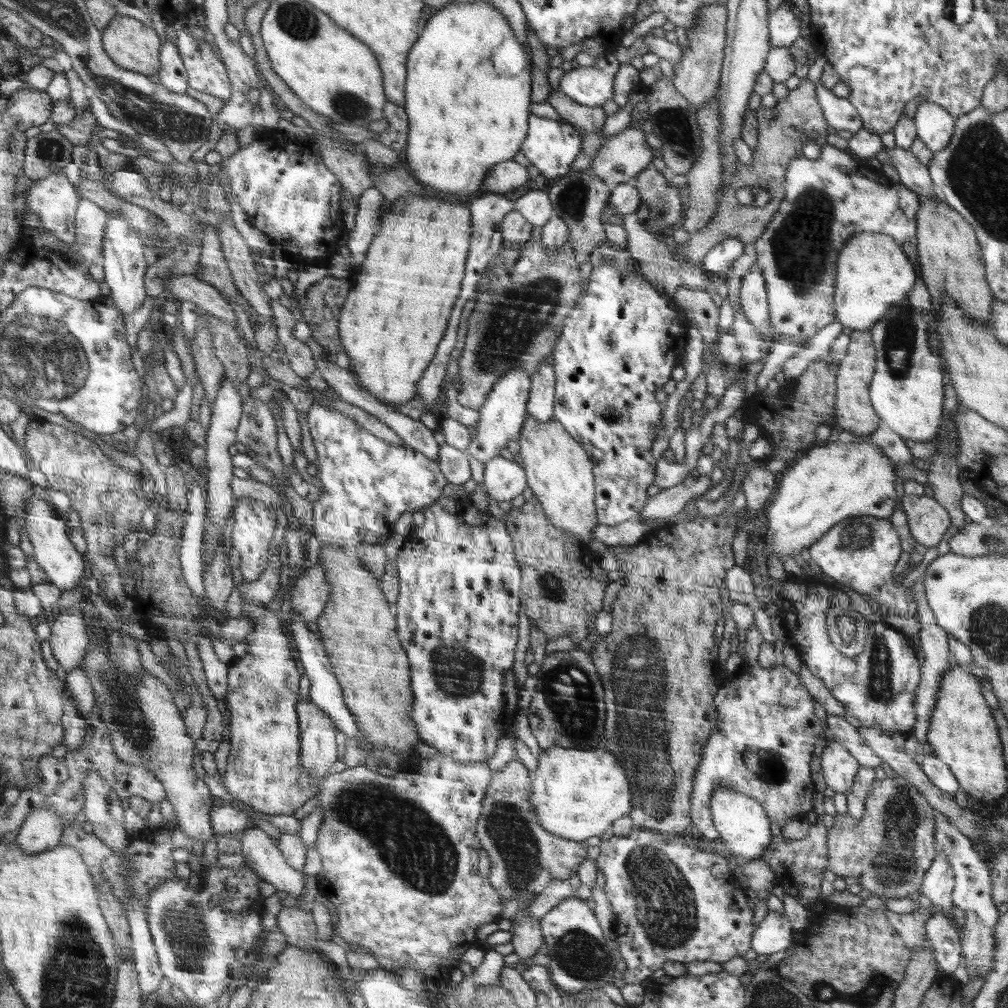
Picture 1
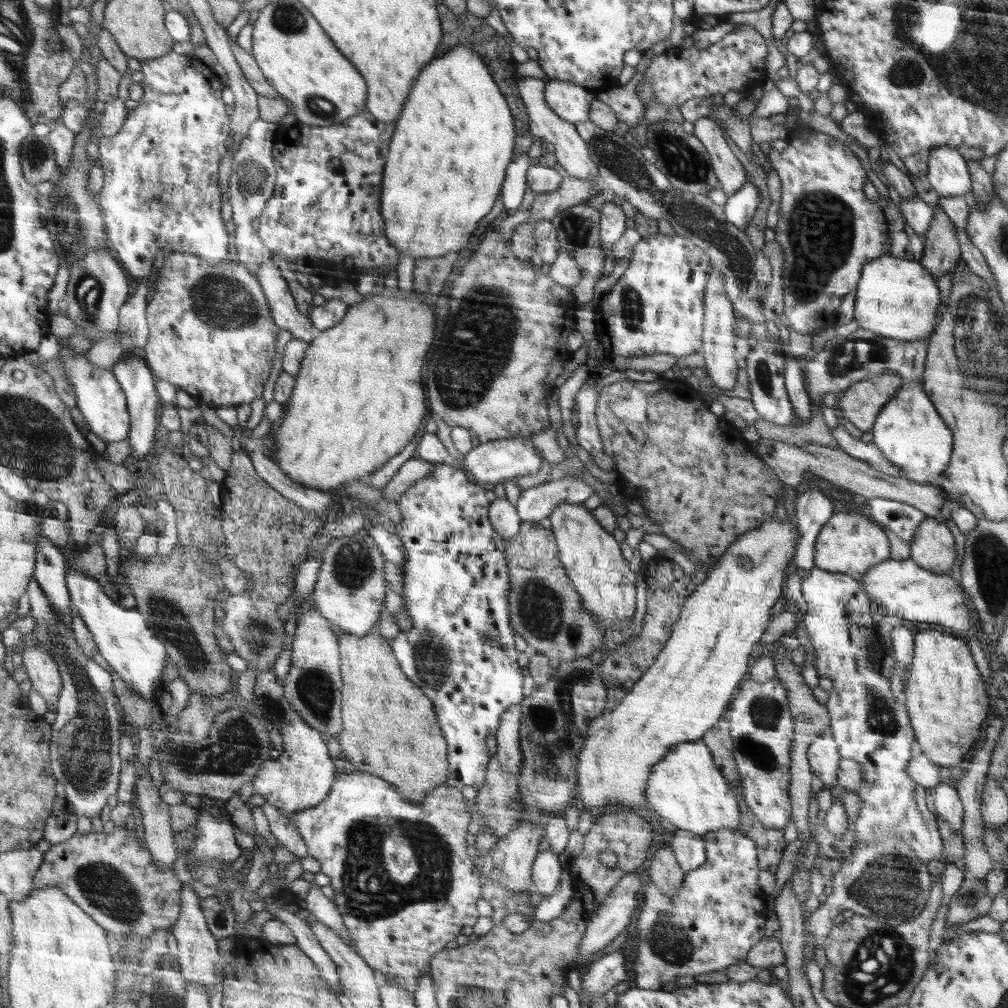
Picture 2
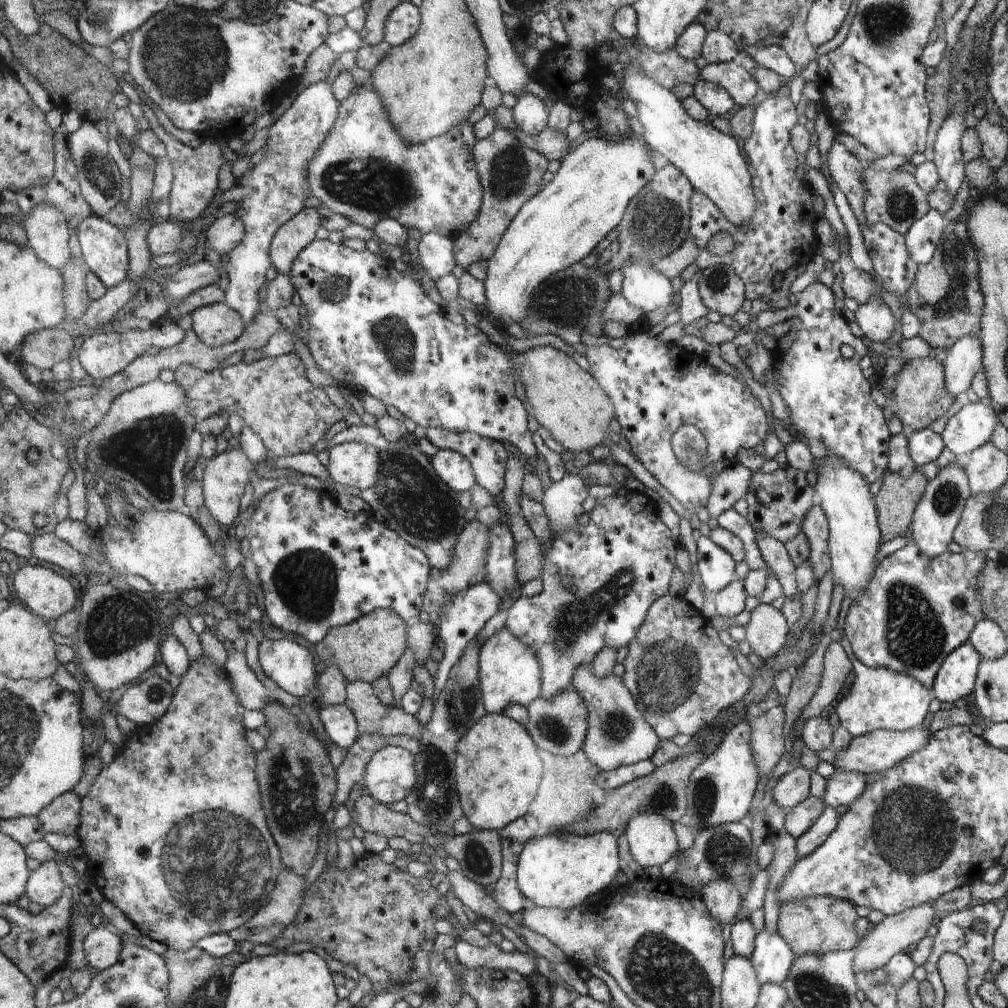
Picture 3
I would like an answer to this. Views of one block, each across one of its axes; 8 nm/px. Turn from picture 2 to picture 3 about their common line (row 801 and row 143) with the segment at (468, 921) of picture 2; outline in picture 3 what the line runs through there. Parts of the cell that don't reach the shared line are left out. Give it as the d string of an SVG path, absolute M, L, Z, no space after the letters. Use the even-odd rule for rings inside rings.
M370 88L355 90L342 100L341 116L338 116L333 130L308 164L311 196L318 198L334 214L348 217L352 224L363 226L366 230L374 230L381 218L390 218L406 229L416 228L422 234L432 230L446 238L466 234L468 226L477 219L481 209L483 188L475 158L462 142L460 127L450 128L444 135L414 145L404 142L396 128L392 128L386 114L388 112L382 108L382 96Z

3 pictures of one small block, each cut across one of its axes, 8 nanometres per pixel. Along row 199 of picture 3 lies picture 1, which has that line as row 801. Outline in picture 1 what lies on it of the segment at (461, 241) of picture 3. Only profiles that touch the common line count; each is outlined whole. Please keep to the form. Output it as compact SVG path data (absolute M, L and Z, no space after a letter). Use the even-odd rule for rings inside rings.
M513 758L498 774L493 775L492 784L488 785L482 801L482 814L476 826L477 838L481 839L482 848L490 858L490 874L488 881L502 894L504 898L526 900L532 902L536 895L540 895L546 885L554 879L566 879L578 874L579 864L588 858L587 849L579 842L566 840L545 830L540 819L534 813L534 806L530 803L533 794L533 774L522 761Z

